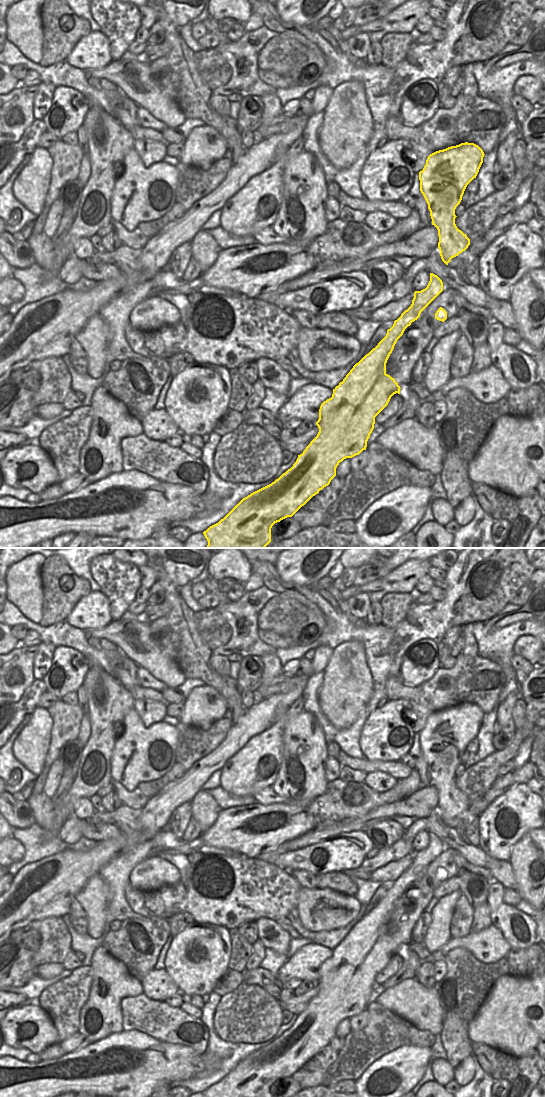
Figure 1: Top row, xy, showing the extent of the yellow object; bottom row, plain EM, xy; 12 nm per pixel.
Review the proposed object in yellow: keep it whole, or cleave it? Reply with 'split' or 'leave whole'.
leave whole

